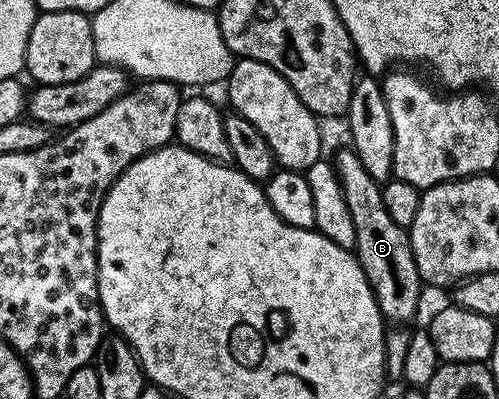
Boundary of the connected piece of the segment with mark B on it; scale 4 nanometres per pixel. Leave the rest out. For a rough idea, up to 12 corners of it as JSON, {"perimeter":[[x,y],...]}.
{"perimeter":[[352,148],[334,164],[354,252],[388,323],[422,290],[408,230]]}

